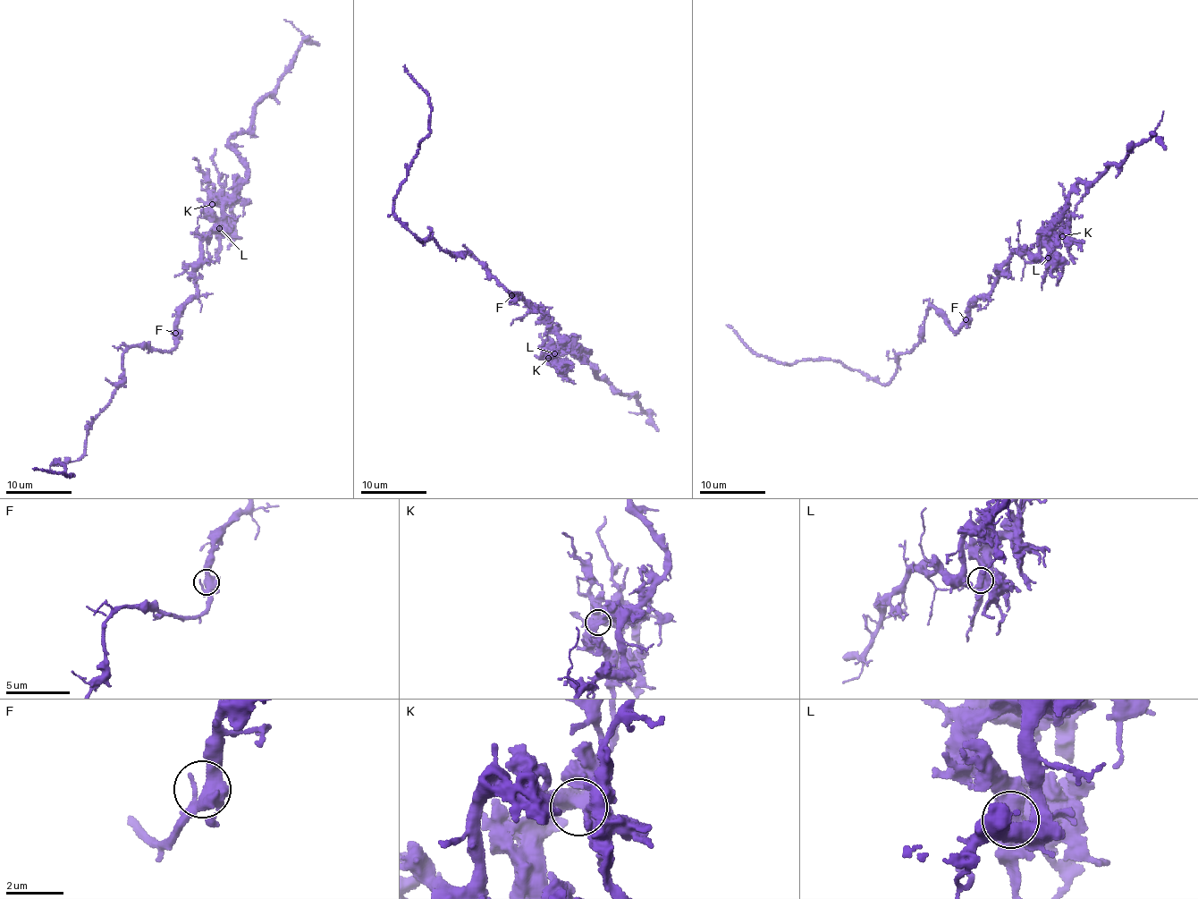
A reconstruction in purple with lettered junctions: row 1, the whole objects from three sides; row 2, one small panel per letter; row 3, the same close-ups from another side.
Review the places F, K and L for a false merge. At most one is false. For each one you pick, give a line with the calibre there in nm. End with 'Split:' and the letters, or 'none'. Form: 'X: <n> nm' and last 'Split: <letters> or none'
L: 500 nm
Split: L

